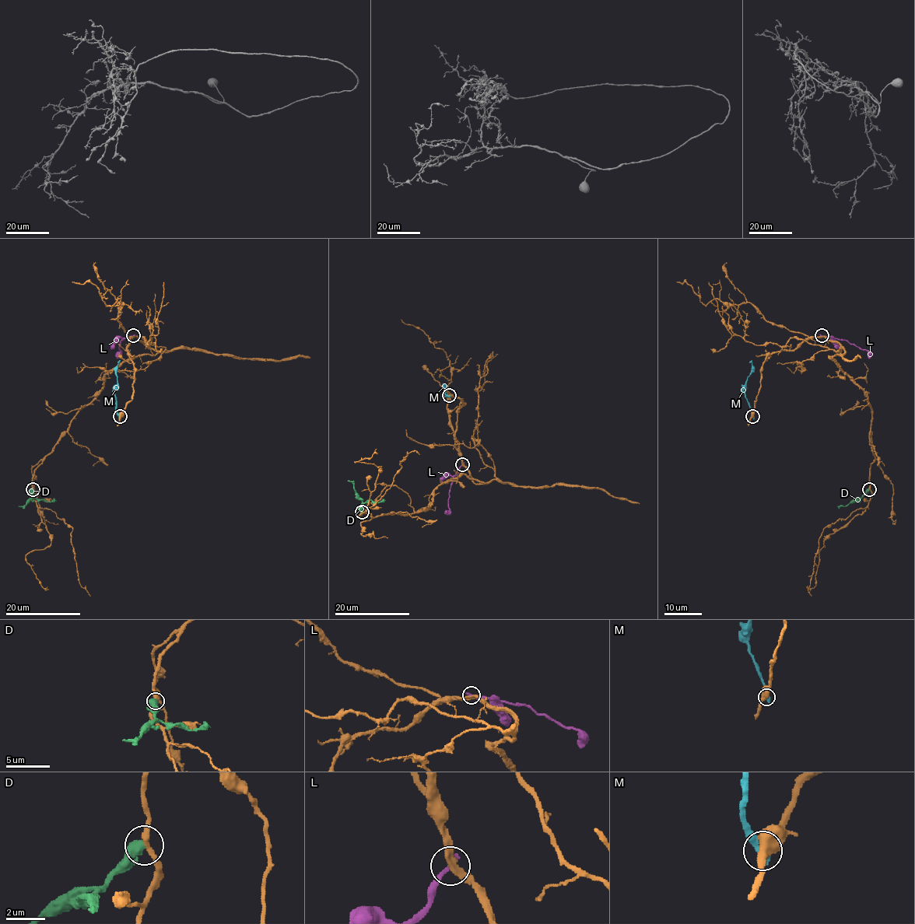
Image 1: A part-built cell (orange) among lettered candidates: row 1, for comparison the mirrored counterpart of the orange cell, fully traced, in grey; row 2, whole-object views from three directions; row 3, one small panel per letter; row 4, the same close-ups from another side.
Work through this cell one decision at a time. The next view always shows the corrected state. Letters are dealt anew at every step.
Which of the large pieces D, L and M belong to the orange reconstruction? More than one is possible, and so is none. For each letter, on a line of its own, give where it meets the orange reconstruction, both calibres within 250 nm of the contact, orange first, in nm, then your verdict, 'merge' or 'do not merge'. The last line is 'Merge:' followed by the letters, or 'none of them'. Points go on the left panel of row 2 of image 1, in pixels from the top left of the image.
D: contact (33, 489); calibres 280 and 650 nm; do not merge
L: contact (133, 335); calibres 300 and 300 nm; do not merge
M: contact (120, 416); calibres 550 and 440 nm; do not merge
Merge: none of them

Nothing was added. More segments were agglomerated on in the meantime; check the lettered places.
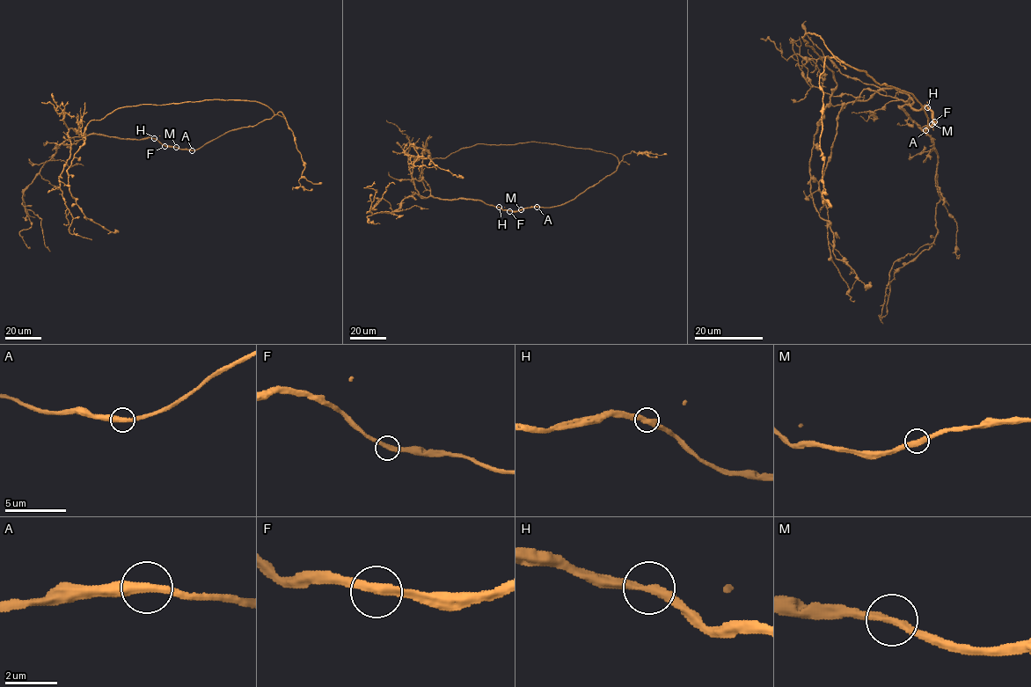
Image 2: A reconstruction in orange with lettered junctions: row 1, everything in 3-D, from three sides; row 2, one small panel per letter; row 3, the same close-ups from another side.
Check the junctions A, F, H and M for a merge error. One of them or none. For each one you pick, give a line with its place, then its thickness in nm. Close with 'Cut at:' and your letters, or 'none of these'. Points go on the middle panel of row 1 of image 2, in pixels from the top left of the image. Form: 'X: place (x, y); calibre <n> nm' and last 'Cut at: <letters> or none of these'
Cut at: none of these

